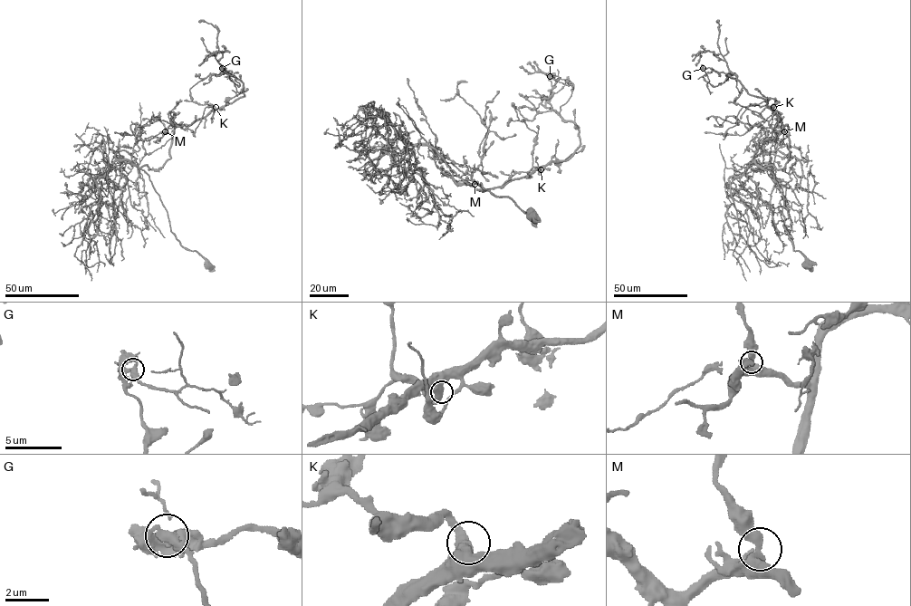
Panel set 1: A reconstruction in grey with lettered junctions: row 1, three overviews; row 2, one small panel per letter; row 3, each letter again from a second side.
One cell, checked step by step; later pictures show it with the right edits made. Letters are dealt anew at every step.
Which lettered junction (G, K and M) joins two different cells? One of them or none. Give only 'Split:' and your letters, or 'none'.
Split: G

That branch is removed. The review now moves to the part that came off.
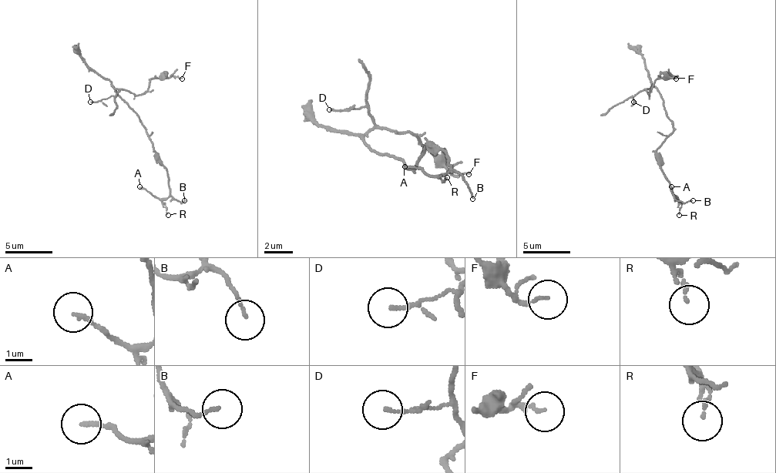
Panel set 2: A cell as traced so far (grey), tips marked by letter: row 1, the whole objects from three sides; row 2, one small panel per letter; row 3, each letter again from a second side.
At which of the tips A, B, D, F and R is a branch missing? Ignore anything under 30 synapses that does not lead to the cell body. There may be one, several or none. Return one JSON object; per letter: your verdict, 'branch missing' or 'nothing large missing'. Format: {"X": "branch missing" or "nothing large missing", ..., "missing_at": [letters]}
{"A": "nothing large missing", "B": "nothing large missing", "D": "nothing large missing", "F": "nothing large missing", "R": "nothing large missing", "missing_at": []}

